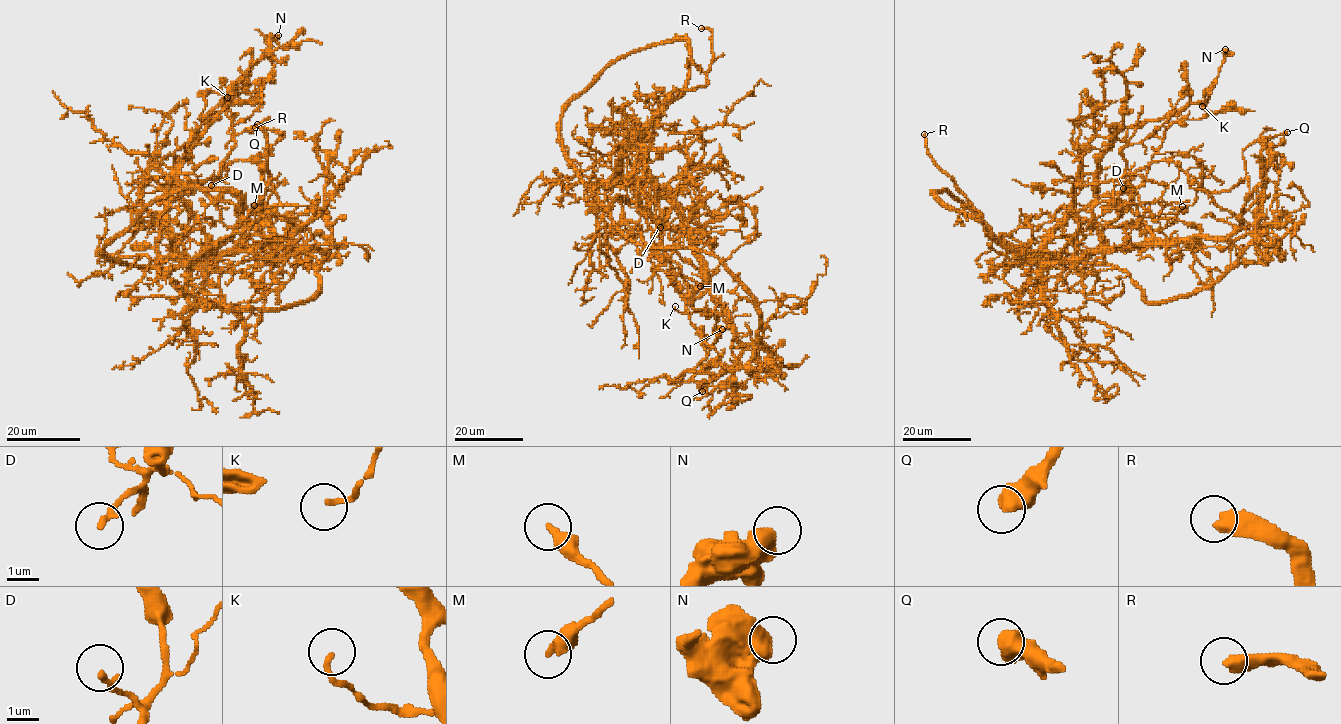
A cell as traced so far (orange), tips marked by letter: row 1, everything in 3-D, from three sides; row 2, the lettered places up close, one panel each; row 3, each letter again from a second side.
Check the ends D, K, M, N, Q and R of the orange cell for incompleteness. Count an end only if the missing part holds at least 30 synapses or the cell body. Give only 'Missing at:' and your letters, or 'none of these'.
Missing at: R

